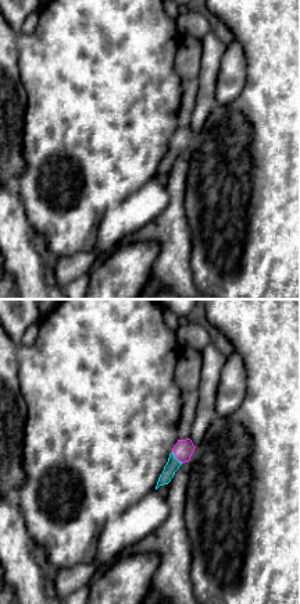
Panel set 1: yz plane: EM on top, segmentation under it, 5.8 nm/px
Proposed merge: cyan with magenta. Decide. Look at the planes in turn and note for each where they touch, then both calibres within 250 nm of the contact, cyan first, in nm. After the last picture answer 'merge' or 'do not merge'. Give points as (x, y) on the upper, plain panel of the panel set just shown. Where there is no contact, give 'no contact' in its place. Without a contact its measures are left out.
meets cyan at (175, 146); 80 nm thick on the cyan side, 110 nm on the other

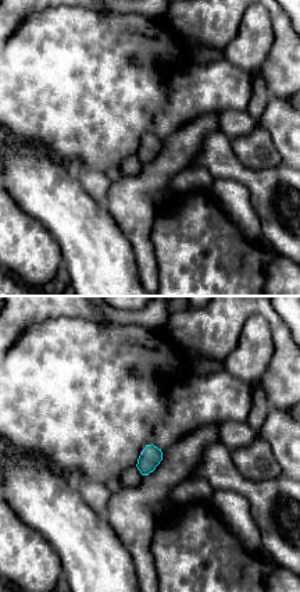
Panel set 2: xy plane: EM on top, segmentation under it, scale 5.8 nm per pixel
meets cyan at (142, 142); 120 nm thick on the cyan side, 20 nm on the other

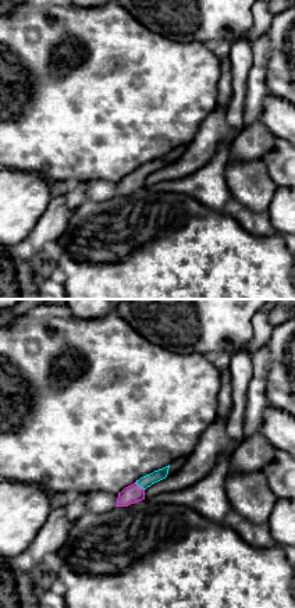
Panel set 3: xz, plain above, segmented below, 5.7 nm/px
meets cyan at (139, 174); 70 nm thick on the cyan side, 110 nm on the other

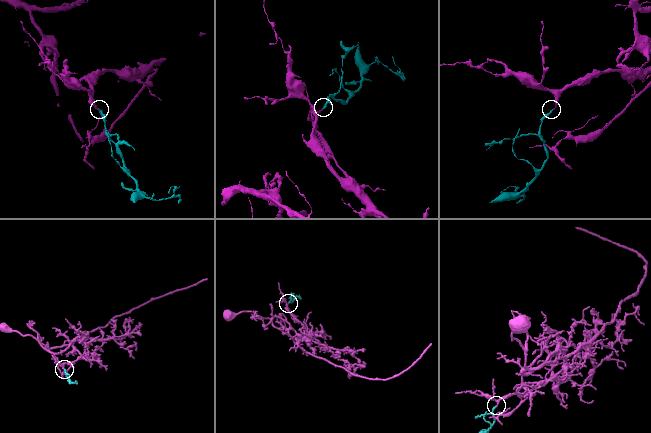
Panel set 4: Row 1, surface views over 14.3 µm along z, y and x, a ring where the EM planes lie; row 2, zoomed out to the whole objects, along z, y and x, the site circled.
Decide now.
merge

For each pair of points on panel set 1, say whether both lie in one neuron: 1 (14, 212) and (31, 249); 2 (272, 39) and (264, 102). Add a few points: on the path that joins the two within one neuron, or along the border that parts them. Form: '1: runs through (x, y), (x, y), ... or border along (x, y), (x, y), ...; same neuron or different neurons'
1: runs through (14, 221), (14, 233), (21, 240); same neuron
2: runs through (272, 54), (272, 86); same neuron

